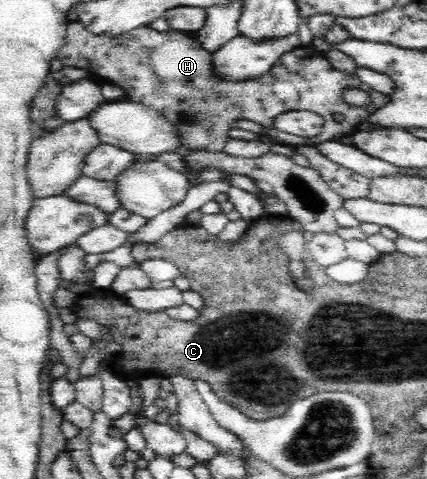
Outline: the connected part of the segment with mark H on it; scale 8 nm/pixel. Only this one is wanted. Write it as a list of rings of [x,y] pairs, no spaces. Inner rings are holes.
[[[74,17],[68,18],[65,24],[65,35],[63,36],[63,45],[55,52],[55,57],[65,65],[76,66],[86,69],[94,76],[94,79],[100,82],[111,83],[124,92],[125,100],[136,100],[162,111],[164,116],[172,123],[180,127],[182,137],[184,137],[184,146],[188,149],[198,150],[223,150],[224,141],[228,138],[227,132],[235,126],[239,119],[252,120],[256,122],[264,135],[274,143],[283,145],[315,145],[330,140],[338,133],[354,133],[353,126],[358,119],[372,114],[375,110],[390,104],[394,97],[388,93],[378,92],[371,86],[365,85],[355,72],[344,71],[334,67],[332,61],[324,50],[316,46],[298,46],[290,52],[284,53],[273,64],[273,67],[264,76],[258,80],[250,82],[219,82],[211,75],[211,55],[204,52],[194,38],[188,37],[179,30],[168,29],[158,31],[152,28],[149,23],[144,23],[138,28],[128,29],[128,32],[118,33],[112,36],[110,33],[95,33],[84,26],[82,21]],[[355,90],[363,92],[368,103],[350,103],[346,99],[346,92]],[[293,110],[309,110],[324,117],[324,128],[318,136],[303,137],[290,134],[276,127],[276,118],[286,112]],[[336,116],[342,116],[342,121],[338,122]]]

